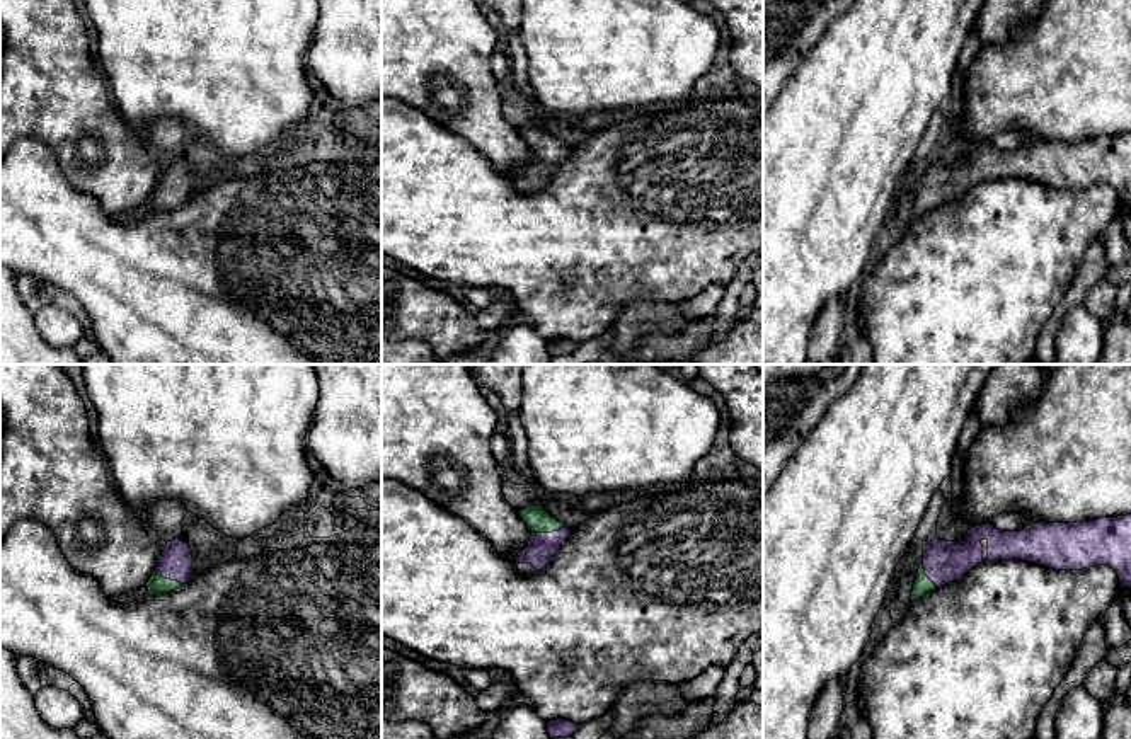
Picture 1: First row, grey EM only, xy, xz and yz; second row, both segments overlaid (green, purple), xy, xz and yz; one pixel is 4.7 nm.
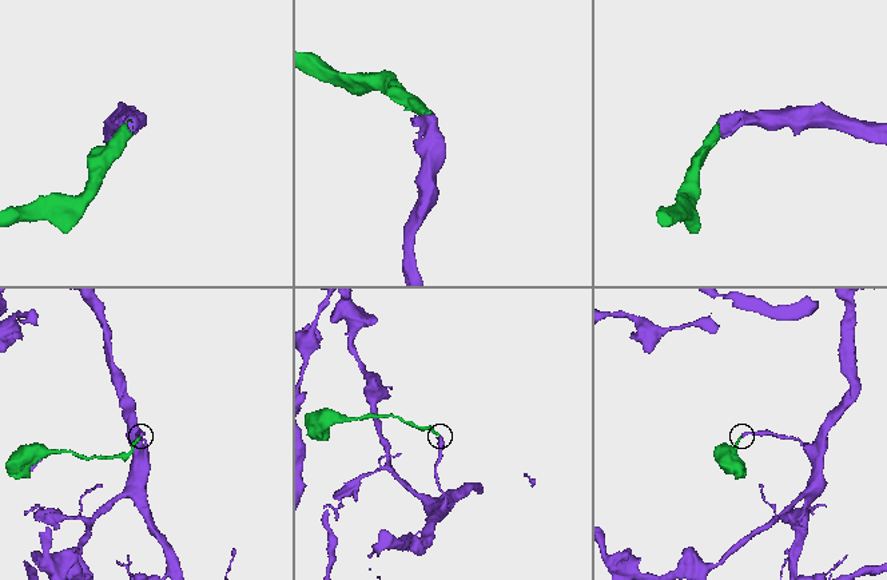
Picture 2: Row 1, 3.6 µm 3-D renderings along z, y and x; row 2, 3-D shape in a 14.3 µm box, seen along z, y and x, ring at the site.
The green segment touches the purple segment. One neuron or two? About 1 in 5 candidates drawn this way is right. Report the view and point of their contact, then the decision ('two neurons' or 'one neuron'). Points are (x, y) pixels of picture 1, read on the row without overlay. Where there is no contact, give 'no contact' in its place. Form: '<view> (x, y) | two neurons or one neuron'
xy (166, 198) | one neuron

